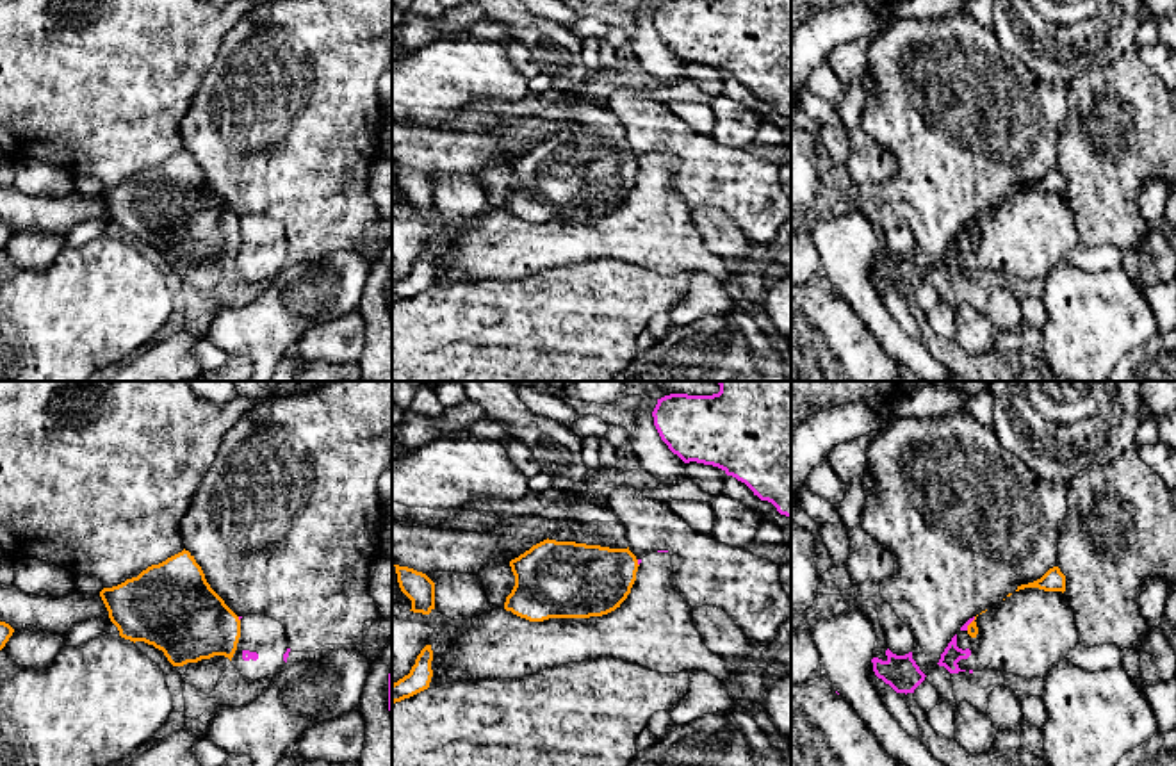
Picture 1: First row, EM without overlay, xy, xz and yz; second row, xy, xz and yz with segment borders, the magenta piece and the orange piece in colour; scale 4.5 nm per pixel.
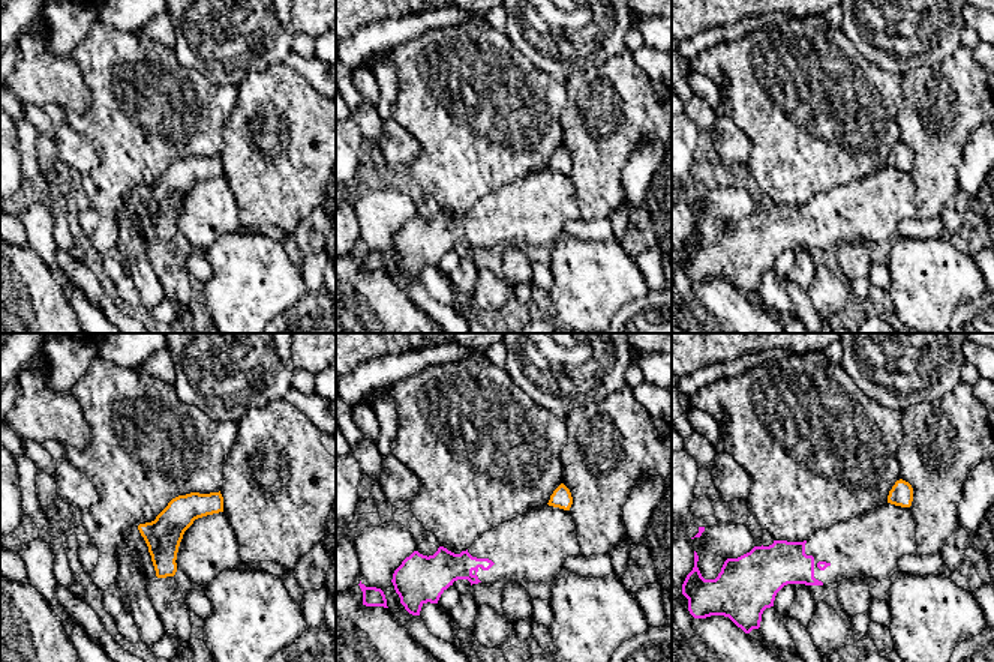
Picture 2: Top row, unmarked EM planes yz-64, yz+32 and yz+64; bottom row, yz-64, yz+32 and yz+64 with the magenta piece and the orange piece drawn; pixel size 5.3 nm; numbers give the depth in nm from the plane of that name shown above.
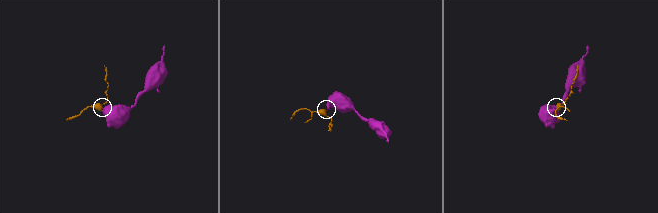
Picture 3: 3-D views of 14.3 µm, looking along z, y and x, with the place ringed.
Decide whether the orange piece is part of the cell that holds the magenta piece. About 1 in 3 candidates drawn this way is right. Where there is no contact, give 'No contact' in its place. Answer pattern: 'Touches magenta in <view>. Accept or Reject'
Touches magenta in yz. Reject

